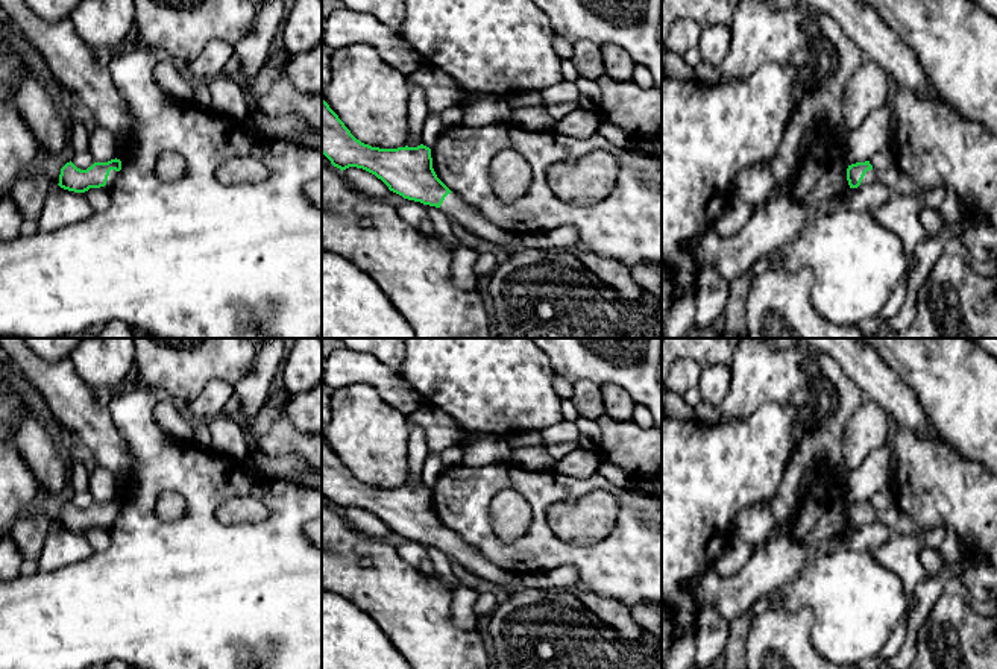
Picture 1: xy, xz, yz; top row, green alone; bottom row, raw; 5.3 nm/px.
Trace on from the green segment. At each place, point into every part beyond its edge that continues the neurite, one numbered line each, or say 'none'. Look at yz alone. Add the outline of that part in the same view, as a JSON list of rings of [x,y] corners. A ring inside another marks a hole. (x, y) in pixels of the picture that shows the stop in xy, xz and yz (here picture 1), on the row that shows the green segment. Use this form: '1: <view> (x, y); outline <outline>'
1: yz (870, 176); outline [[[868,170],[860,182],[859,187],[866,187],[870,184],[874,184],[876,182],[876,170]]]

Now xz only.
1: xz (471, 219); outline [[[449,193],[440,209],[455,220],[466,231],[476,235],[480,240],[493,243],[498,249],[507,249],[517,235],[501,229],[493,221],[487,220],[478,209],[466,205],[457,194]]]

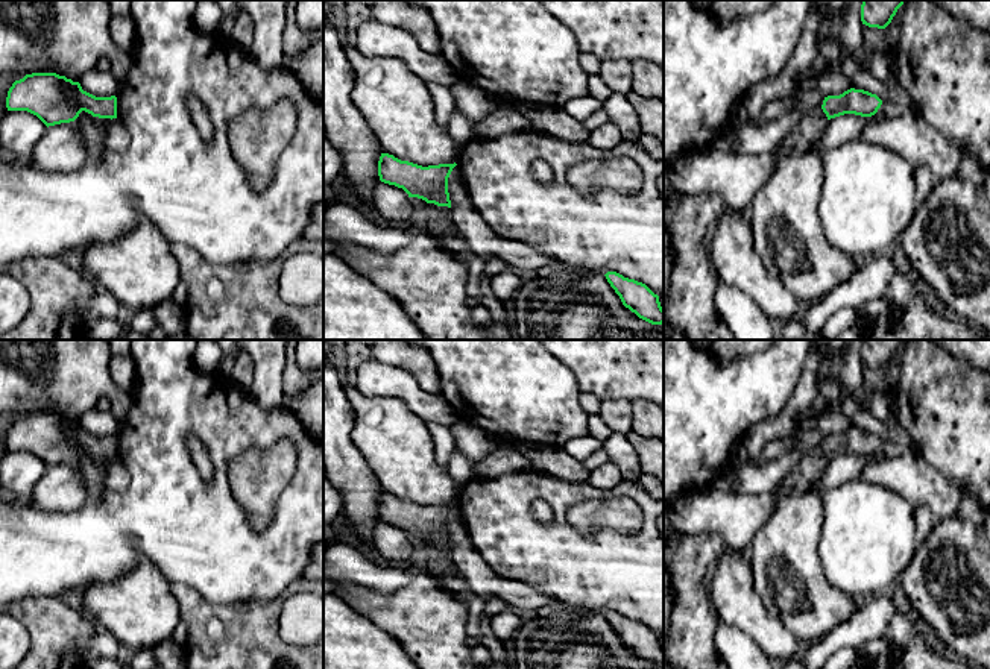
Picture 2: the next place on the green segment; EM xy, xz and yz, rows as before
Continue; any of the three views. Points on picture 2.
none

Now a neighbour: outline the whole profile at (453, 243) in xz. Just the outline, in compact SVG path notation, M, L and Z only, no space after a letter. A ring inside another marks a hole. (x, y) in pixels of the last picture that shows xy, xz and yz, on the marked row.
M410 197L410 200L413 205L413 215L410 223L419 231L431 235L439 249L445 250L457 261L466 264L471 247L468 241L459 234L457 228L454 231L443 232L440 235L433 235L428 229L428 223L433 218L451 220L451 209L448 206L427 203L425 200L418 197Z

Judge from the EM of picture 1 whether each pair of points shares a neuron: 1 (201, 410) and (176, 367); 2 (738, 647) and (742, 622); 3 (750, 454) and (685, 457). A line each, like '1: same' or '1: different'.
1: different
2: same
3: same

